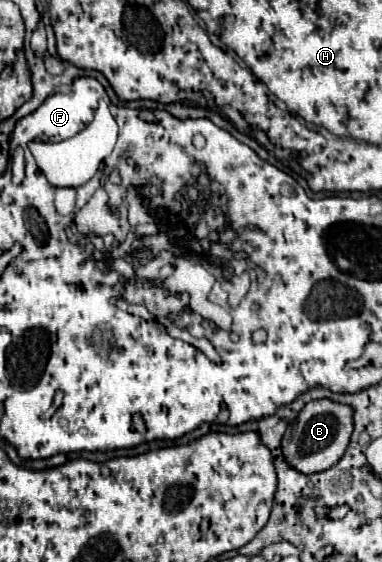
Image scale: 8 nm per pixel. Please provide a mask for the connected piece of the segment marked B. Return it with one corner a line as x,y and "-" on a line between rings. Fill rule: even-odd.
317,400
309,402
305,410
297,416
295,422
291,422
283,434
281,440
281,450
285,462
301,472
301,474
315,474
331,468
341,460
345,454
345,448
349,446
349,438
353,432
353,410
349,406
341,406
337,402
329,400

